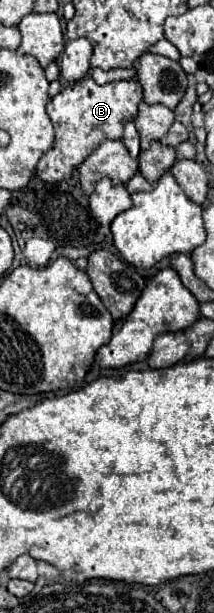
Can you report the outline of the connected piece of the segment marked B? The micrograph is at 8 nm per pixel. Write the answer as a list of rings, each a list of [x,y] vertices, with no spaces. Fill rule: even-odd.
[[[85,77],[73,85],[67,85],[59,95],[47,103],[47,115],[55,127],[55,143],[37,163],[35,175],[41,181],[57,183],[67,177],[93,153],[103,139],[121,139],[123,127],[137,113],[137,105],[143,99],[143,89],[137,79],[111,81],[97,85],[91,77]]]

